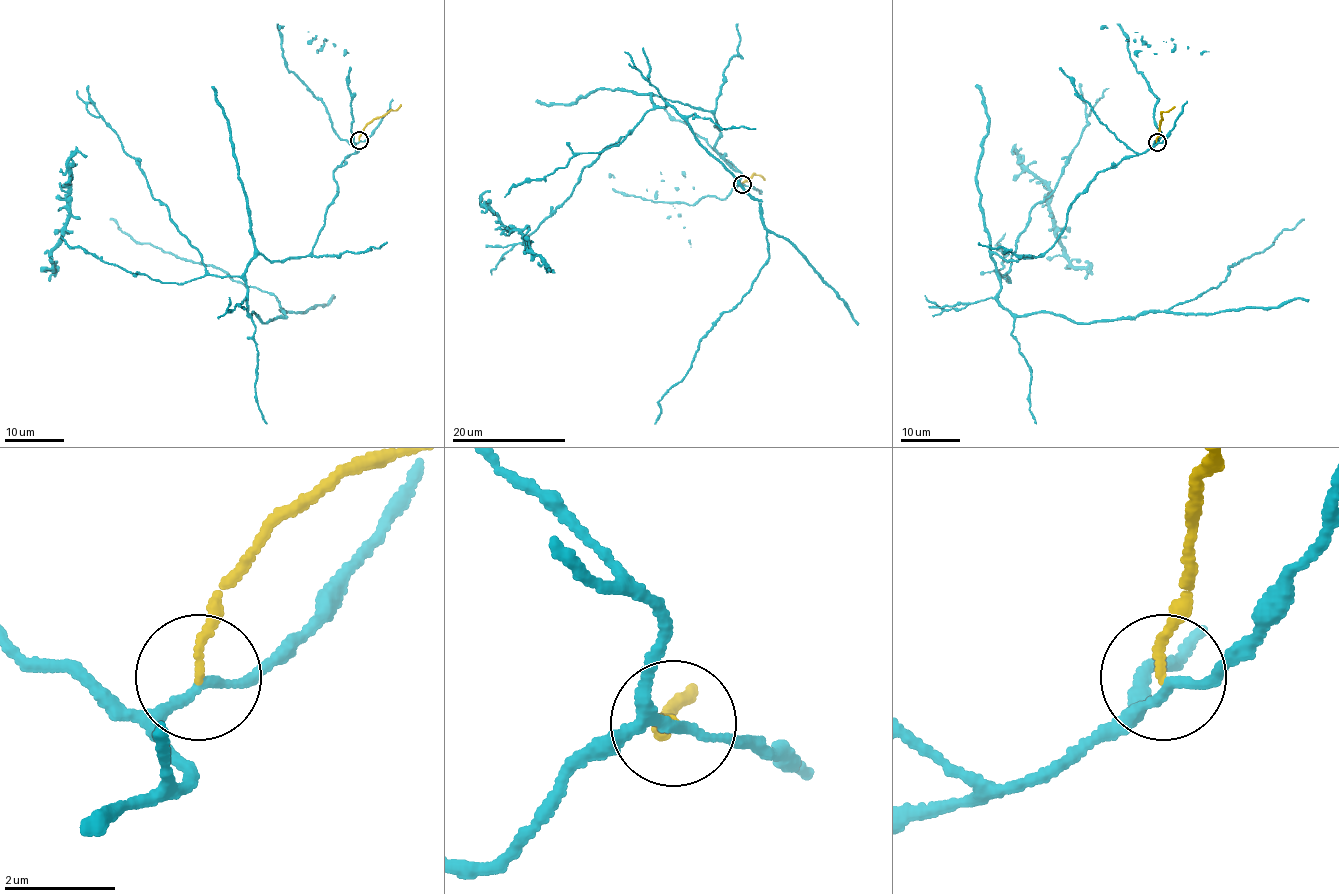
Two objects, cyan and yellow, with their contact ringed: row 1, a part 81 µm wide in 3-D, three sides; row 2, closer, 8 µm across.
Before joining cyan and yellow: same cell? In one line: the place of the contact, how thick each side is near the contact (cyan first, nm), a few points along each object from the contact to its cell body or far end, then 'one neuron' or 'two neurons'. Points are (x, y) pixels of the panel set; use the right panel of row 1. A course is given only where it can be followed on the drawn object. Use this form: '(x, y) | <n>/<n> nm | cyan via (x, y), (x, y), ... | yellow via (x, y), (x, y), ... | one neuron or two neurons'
(1157, 142) | 140/130 nm | cyan via (1157, 143), (1098, 174), (1041, 253), (993, 253), (999, 303), (1077, 323), (1157, 312), (1220, 285), (1304, 219) | yellow via (1157, 142), (1161, 114), (1175, 106) | two neurons

